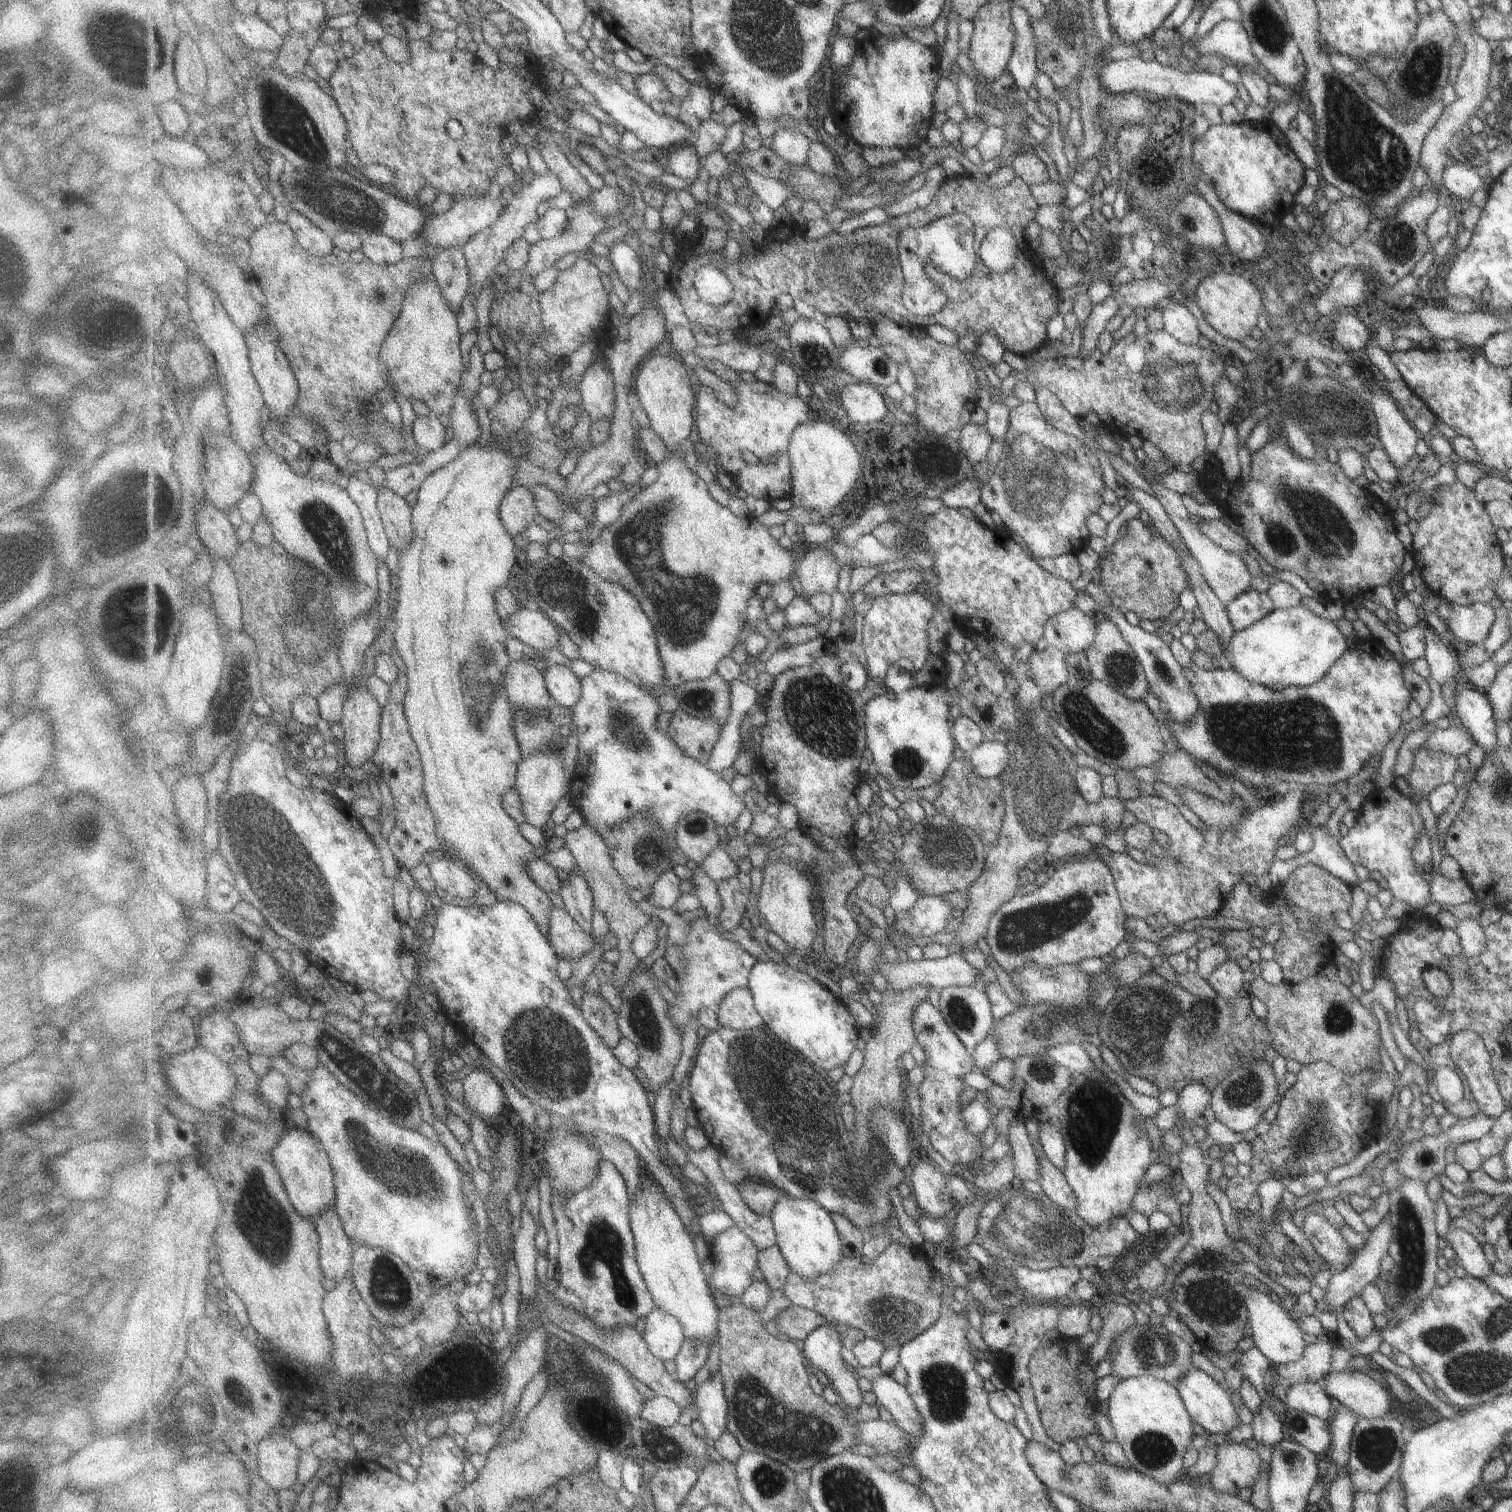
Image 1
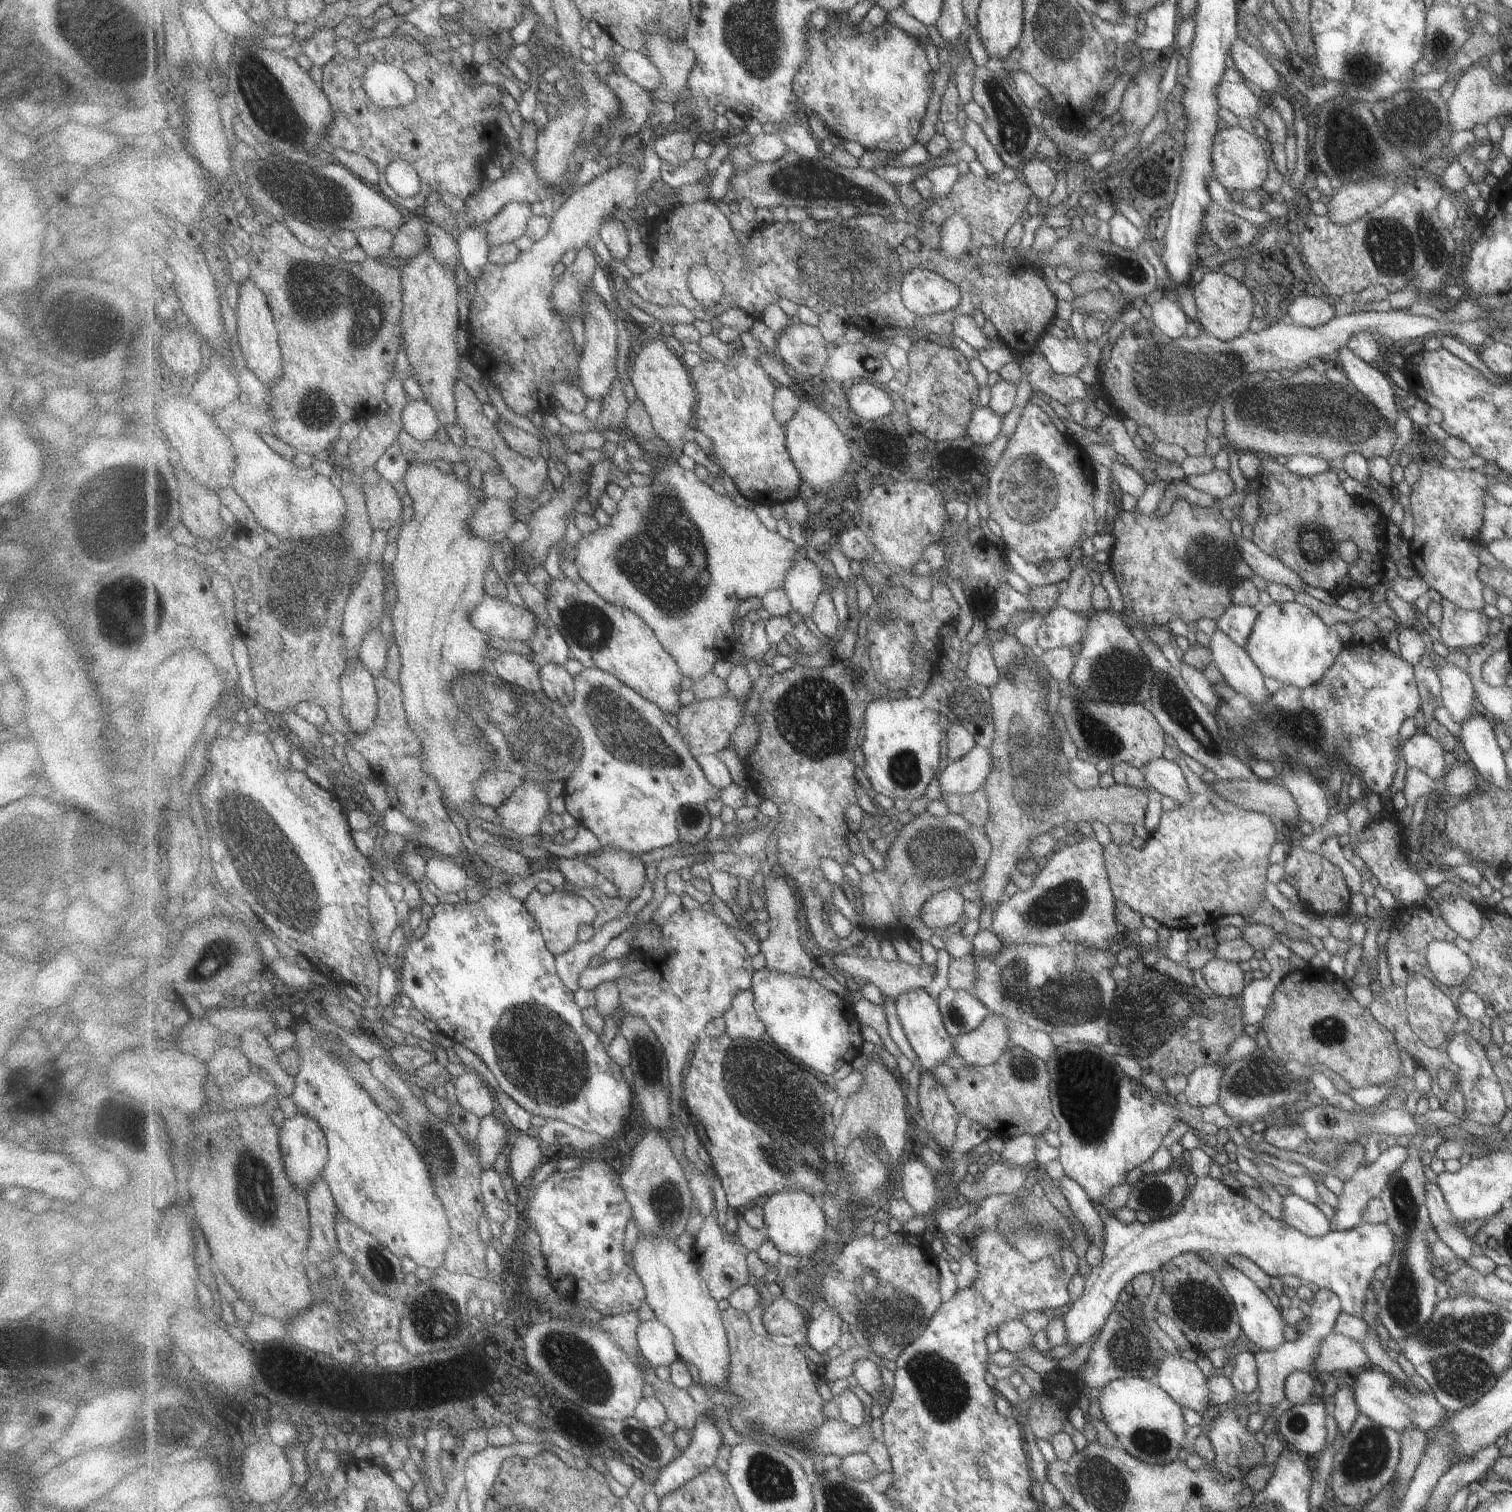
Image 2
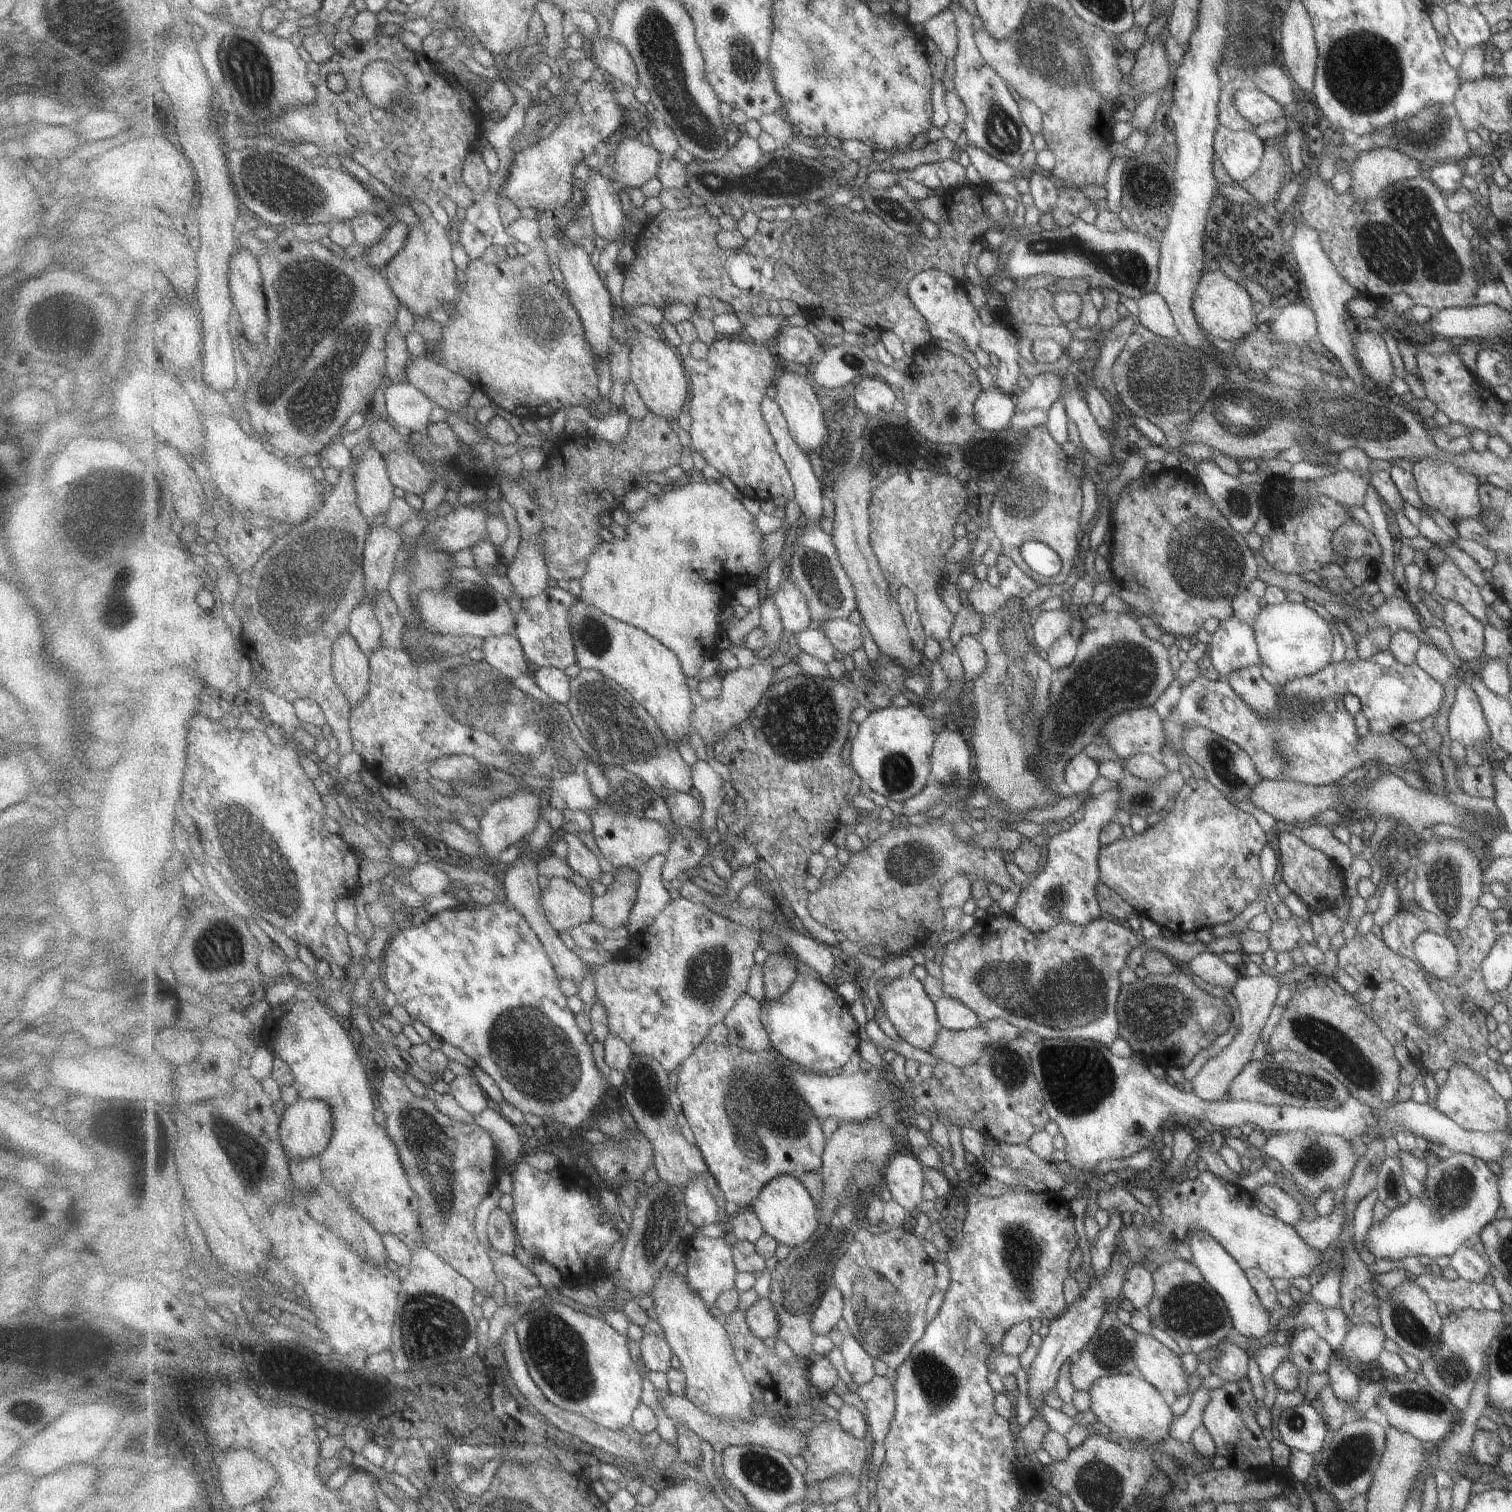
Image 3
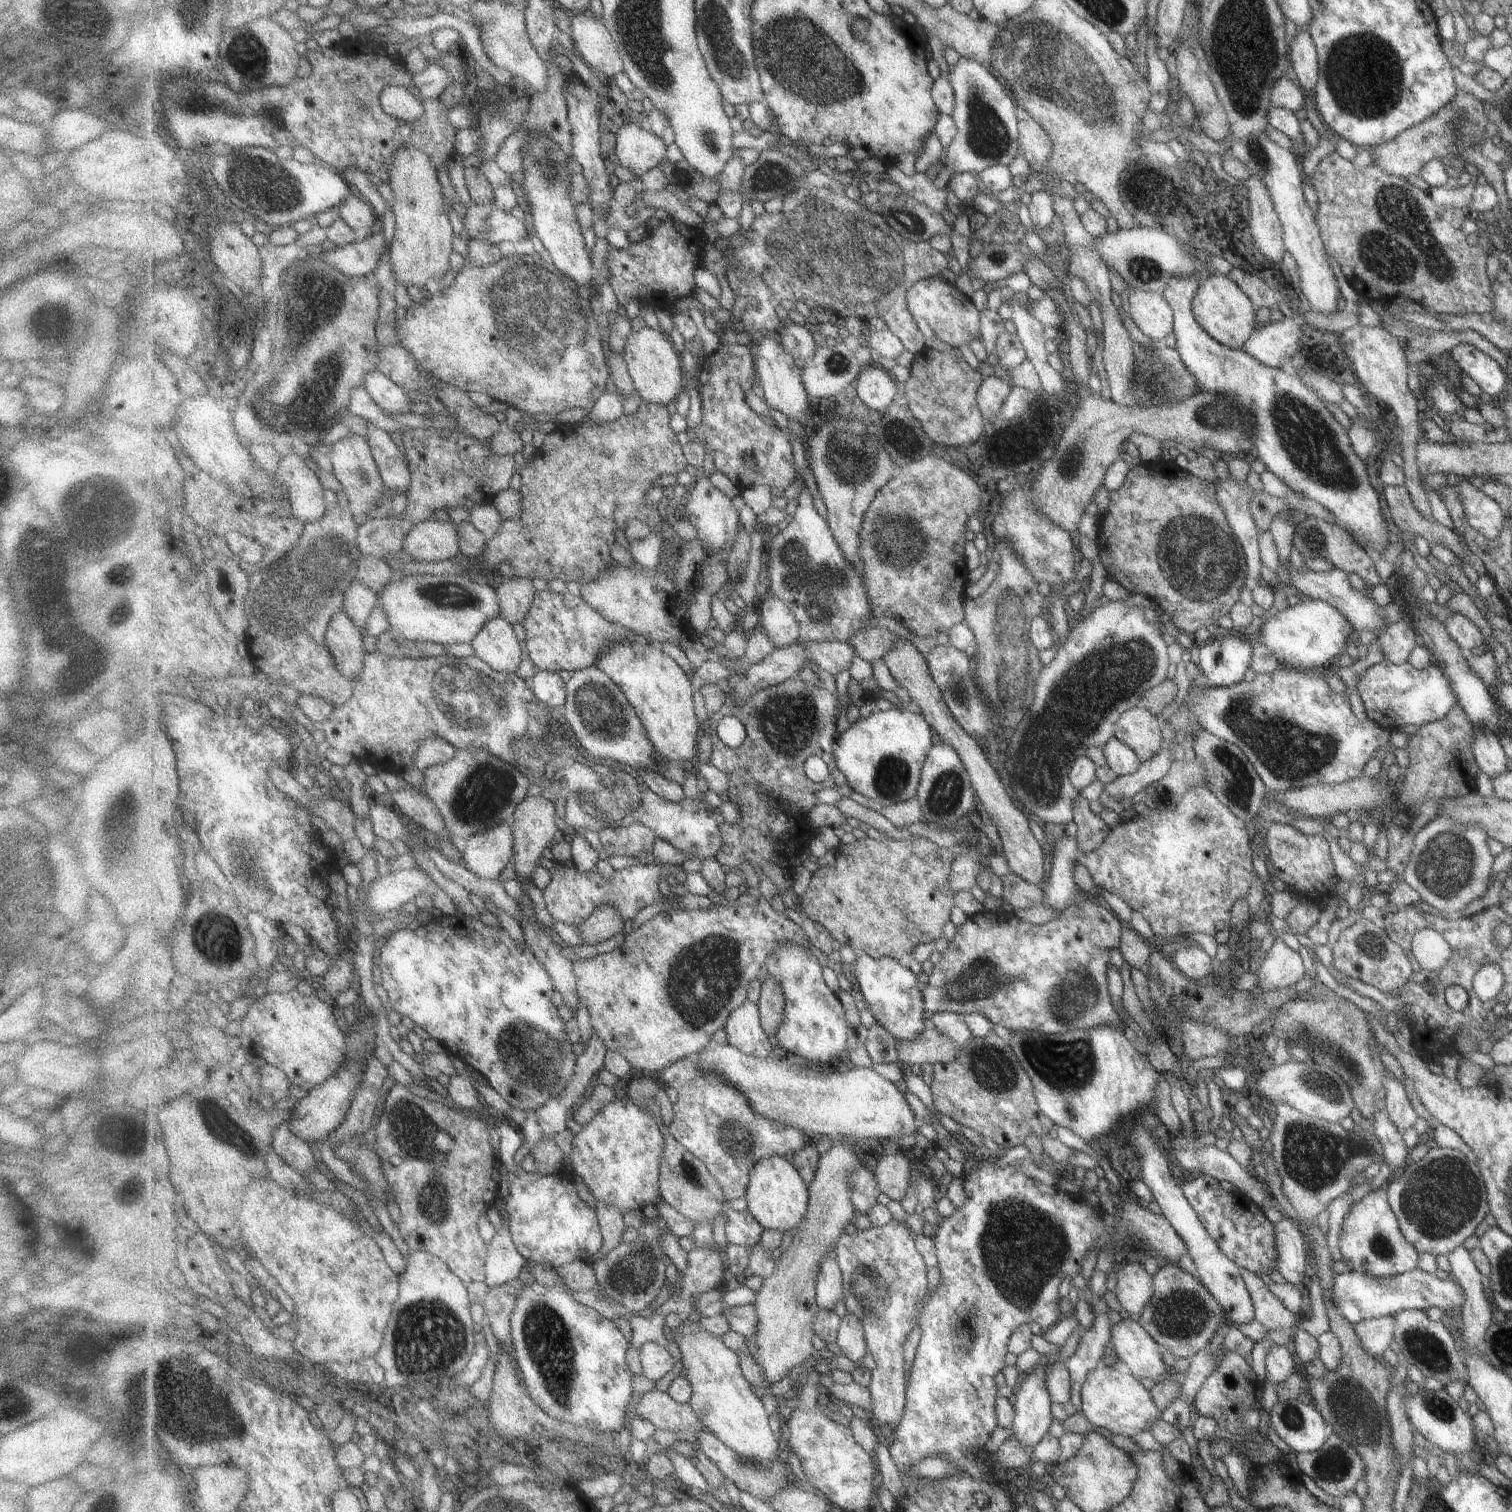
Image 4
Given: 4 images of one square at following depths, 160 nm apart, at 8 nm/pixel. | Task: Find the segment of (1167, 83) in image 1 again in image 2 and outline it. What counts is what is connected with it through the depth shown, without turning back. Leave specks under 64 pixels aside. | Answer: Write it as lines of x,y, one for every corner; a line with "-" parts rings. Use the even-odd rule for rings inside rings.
1219,80
1215,86
1215,102
1220,108
1227,109
1239,118
1257,118
1261,103
1258,91
1250,87
1244,80
1237,84

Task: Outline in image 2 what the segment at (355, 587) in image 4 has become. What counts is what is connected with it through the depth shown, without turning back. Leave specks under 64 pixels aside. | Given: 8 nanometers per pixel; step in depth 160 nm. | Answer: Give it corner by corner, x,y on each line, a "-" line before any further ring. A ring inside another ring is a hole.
371,628
367,632
367,636
363,638
359,658
364,662
365,667
374,676
381,676
386,672
387,667
387,652
389,652
388,642
383,638
381,630
378,628

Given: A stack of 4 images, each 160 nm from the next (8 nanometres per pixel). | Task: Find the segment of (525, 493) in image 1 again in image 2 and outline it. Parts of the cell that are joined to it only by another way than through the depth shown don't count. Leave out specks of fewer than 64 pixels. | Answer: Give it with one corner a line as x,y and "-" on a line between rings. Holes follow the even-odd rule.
485,498
469,518
471,534
499,545
507,539
507,532
517,521
513,514
513,504
513,500

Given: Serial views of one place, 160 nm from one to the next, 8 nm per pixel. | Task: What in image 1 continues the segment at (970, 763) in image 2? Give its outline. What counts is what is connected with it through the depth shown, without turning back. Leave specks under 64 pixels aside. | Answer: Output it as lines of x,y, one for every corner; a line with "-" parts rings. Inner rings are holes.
984,741
978,748
968,754
966,758
975,768
975,774
981,778
993,778
1005,772
1011,762
1011,752
1007,743

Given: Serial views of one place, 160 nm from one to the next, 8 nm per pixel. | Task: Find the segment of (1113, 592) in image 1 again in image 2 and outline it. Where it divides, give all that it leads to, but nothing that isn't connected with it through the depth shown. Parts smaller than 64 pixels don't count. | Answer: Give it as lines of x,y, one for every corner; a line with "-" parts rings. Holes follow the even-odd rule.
1179,498
1173,500
1169,504
1169,508
1166,509
1167,514
1157,517
1153,512
1152,514
1143,515
1135,507
1129,512
1123,510
1116,512
1114,518
1109,521
1109,532
1113,536
1113,545
1111,549
1107,552
1109,558
1109,566
1111,574
1113,574
1113,579
1115,580
1115,585
1119,589
1119,593
1123,599
1123,609
1121,611
1122,617
1129,617
1132,621
1142,624
1146,627
1159,627
1162,629
1166,628
1167,622
1175,619
1181,620
1181,622
1188,624
1199,620
1199,618
1206,617
1209,619
1219,619
1219,616
1227,610
1227,607
1231,605
1231,598
1229,598
1229,592
1231,588
1239,582
1239,580
1249,580
1252,575
1252,571
1245,565
1241,554
1238,554
1237,546
1235,546
1235,538
1230,531
1230,523
1221,516
1220,509
1217,507
1210,508
1200,508
1193,506

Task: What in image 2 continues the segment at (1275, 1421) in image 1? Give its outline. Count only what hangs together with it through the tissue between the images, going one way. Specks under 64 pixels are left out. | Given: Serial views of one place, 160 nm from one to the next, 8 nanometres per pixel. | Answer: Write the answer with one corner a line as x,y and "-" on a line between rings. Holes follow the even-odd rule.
1319,1288
1315,1294
1312,1294
1310,1303
1310,1312
1308,1316
1305,1316
1305,1328
1301,1332
1297,1332
1297,1338
1293,1342
1281,1342
1277,1348
1269,1351
1258,1351
1253,1353
1253,1357
1256,1362
1256,1374
1257,1374
1257,1390
1259,1390
1259,1398
1257,1398
1257,1412
1263,1414
1268,1419
1268,1424
1272,1423
1276,1418
1277,1413
1282,1408
1281,1402
1281,1389
1283,1382
1288,1373
1294,1371
1301,1371
1310,1374
1311,1366
1313,1366
1313,1360
1317,1358
1317,1352
1319,1352
1319,1346
1321,1346
1321,1340
1331,1333
1331,1328
1335,1323
1335,1318
1339,1317
1342,1312
1340,1310
1340,1303
1333,1294
1333,1292
1327,1290
1327,1288

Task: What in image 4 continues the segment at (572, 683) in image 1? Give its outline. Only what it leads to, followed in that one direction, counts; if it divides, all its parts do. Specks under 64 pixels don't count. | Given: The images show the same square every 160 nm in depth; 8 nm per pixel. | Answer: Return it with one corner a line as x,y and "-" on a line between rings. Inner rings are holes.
538,671
530,679
530,691
543,704
557,710
564,707
568,698
567,688
563,678
557,671

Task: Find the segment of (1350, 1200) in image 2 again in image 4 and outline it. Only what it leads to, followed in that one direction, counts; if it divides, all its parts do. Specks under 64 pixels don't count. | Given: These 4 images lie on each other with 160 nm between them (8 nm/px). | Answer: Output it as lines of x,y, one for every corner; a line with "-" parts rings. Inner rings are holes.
1283,1216
1273,1224
1275,1242
1275,1269
1291,1285
1304,1287
1307,1281
1307,1245
1301,1231

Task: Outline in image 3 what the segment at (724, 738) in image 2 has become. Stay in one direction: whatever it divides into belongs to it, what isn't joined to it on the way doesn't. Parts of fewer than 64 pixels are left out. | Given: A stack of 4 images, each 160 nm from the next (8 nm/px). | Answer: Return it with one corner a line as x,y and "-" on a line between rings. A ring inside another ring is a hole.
768,658
765,660
759,659
749,668
727,671
727,676
723,678
722,694
719,694
719,698
704,701
700,706
695,707
692,718
692,733
697,733
705,745
715,747
715,744
725,734
728,734
751,717
751,712
761,704
763,696
775,683
775,670
777,668
771,666

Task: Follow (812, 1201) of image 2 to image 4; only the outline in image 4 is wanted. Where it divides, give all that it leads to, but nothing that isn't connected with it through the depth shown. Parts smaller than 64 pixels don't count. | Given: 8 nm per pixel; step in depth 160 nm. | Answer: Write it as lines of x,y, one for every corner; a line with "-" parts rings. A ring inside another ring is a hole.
769,1156
759,1160
747,1186
748,1211
765,1228
780,1232
793,1231
807,1217
810,1206
810,1190
799,1170
783,1156

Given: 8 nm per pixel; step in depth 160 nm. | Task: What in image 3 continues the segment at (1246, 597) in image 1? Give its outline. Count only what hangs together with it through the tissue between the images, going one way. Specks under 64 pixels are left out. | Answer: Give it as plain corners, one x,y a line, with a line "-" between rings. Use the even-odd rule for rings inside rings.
1233,616
1219,621
1205,648
1209,664
1219,679
1226,679
1233,670
1259,663
1251,626

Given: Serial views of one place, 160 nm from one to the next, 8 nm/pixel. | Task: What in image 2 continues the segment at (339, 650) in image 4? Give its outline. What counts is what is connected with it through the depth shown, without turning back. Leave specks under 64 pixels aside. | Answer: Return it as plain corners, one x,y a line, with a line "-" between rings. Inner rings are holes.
350,655
339,686
342,690
343,716
349,720
351,731
361,734
375,726
375,716
378,714
378,690
376,689
376,678
367,670
364,662
360,658
354,658
354,656
351,658
351,656
353,655

